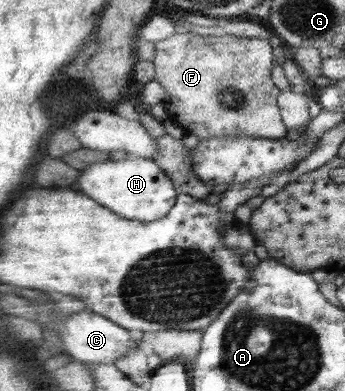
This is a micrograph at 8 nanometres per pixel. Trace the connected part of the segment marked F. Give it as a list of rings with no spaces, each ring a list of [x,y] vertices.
[[[195,29],[179,30],[176,35],[155,42],[154,80],[166,89],[165,108],[185,133],[207,137],[264,137],[272,140],[287,135],[280,119],[277,97],[281,90],[273,82],[274,64],[269,39],[202,36]]]

